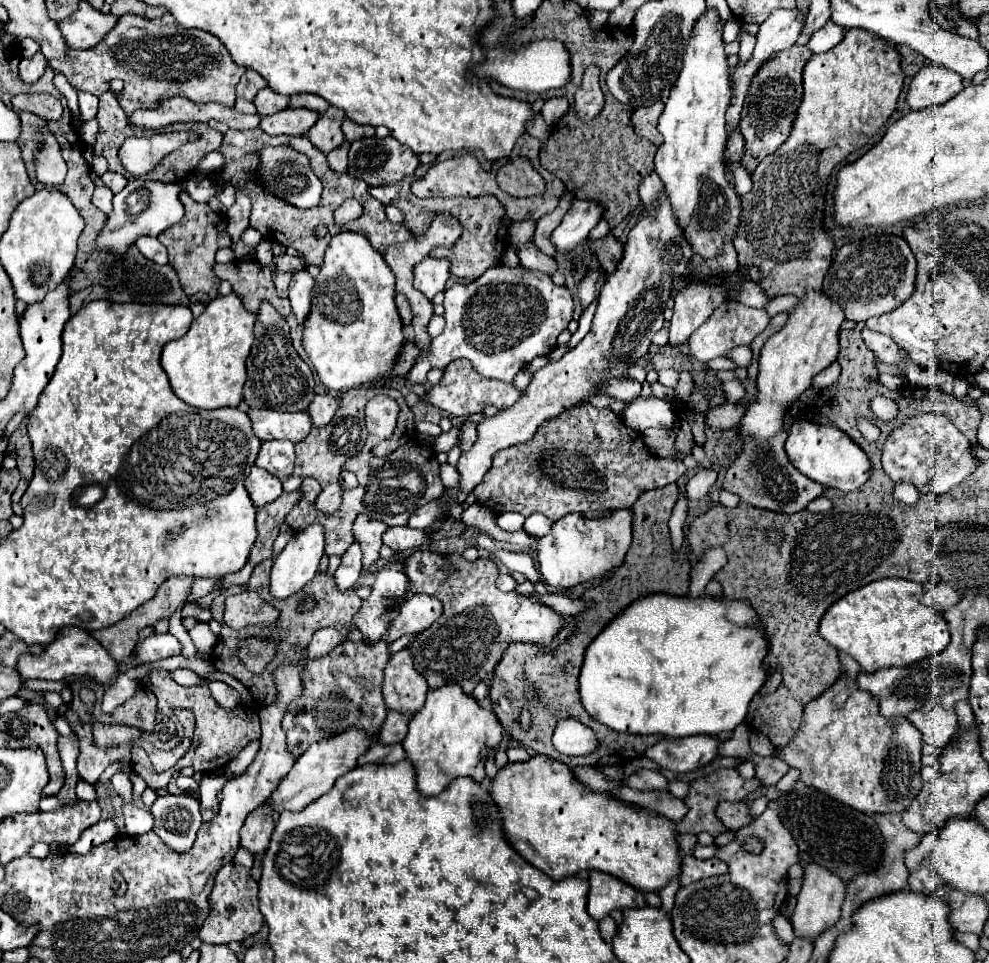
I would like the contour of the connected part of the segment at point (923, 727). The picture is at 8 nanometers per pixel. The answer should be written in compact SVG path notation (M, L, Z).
M932 710L930 714L916 714L918 716L918 724L916 728L922 734L922 746L926 748L926 756L932 754L940 754L946 744L946 730L948 730L948 738L952 740L956 730L958 730L958 718L954 710Z

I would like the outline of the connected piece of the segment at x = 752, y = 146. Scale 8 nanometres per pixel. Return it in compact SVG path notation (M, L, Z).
M792 46L790 50L782 50L774 60L768 60L754 76L740 120L740 132L746 140L746 154L742 156L742 166L746 166L746 170L752 172L758 162L788 138L794 112L802 102L802 68L810 56L812 52L806 46Z

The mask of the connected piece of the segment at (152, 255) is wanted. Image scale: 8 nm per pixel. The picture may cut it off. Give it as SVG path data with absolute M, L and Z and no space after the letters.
M142 236L136 240L138 250L150 258L156 264L168 264L168 254L166 254L166 246L158 242L158 238L150 238L150 236Z

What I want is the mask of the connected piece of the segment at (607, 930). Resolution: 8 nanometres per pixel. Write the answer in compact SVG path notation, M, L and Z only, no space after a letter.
M604 918L602 922L598 922L598 928L600 928L600 934L602 934L602 938L606 940L606 942L610 942L612 938L614 938L614 934L616 934L616 922L612 920L612 918Z

